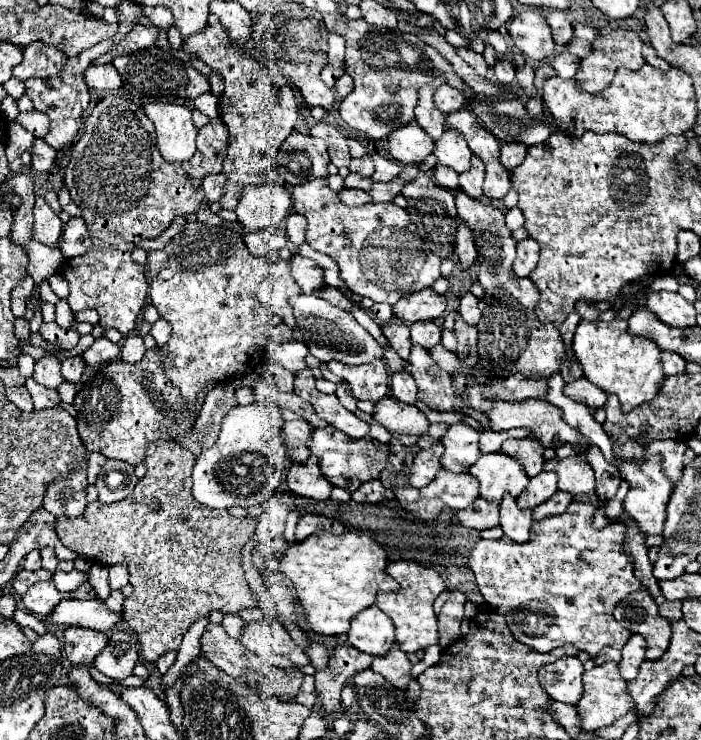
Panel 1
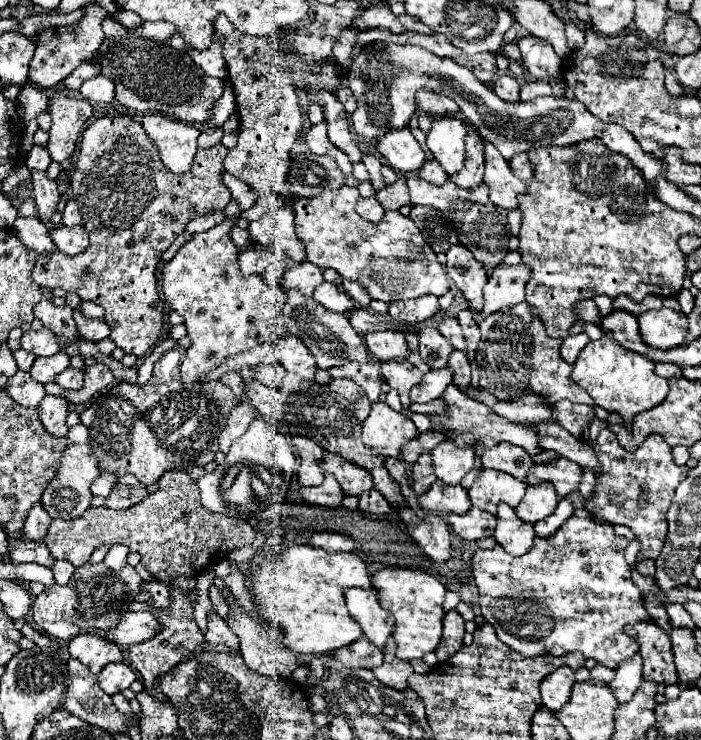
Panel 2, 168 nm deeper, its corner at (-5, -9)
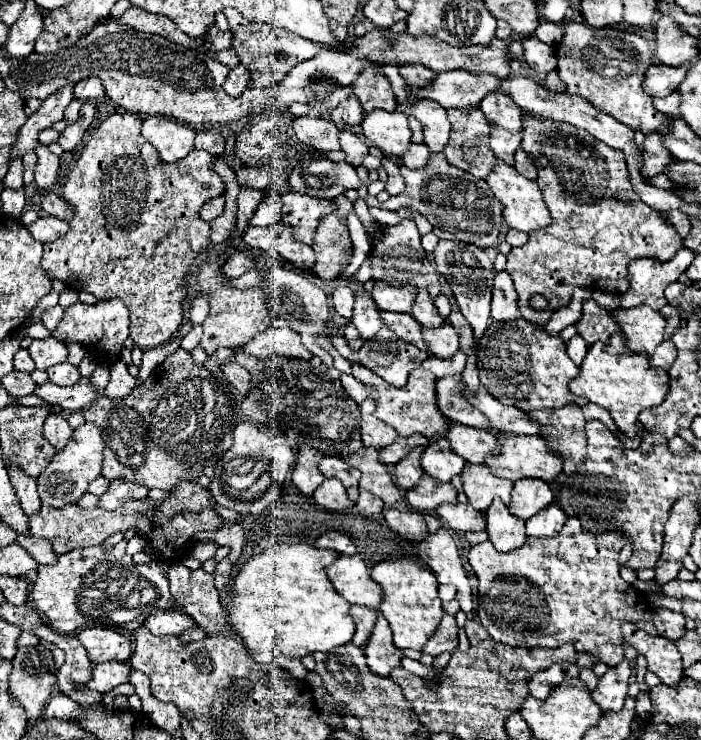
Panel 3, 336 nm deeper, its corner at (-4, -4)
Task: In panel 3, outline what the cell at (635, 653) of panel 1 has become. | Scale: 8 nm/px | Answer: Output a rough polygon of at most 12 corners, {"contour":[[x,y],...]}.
{"contour":[[631,664],[611,666],[591,692],[603,710],[621,710]]}

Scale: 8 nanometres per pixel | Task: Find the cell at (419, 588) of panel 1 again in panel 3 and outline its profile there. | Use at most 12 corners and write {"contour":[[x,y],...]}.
{"contour":[[411,560],[371,570],[399,650],[423,650],[443,616],[435,574]]}

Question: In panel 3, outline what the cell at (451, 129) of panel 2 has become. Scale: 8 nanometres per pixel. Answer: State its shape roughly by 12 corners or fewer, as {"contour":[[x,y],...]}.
{"contour":[[419,100],[411,116],[423,124],[423,142],[435,154],[451,138],[447,110]]}

